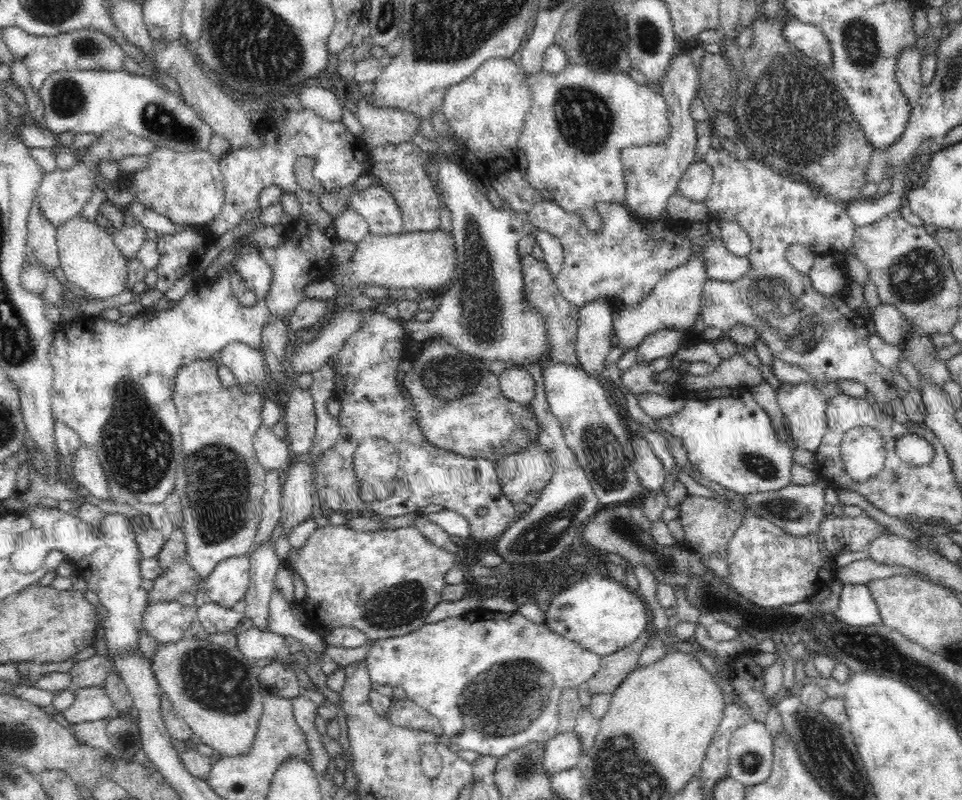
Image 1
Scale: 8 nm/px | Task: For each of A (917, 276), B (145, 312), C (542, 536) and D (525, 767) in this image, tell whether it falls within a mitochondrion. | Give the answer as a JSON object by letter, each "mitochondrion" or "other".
{"A":"mitochondrion","B":"other","C":"mitochondrion","D":"mitochondrion"}

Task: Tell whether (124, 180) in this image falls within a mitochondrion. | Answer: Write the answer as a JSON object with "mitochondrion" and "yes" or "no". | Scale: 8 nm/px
{"mitochondrion":"no"}

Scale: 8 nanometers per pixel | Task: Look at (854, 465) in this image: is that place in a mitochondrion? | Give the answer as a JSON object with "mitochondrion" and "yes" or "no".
{"mitochondrion":"no"}

